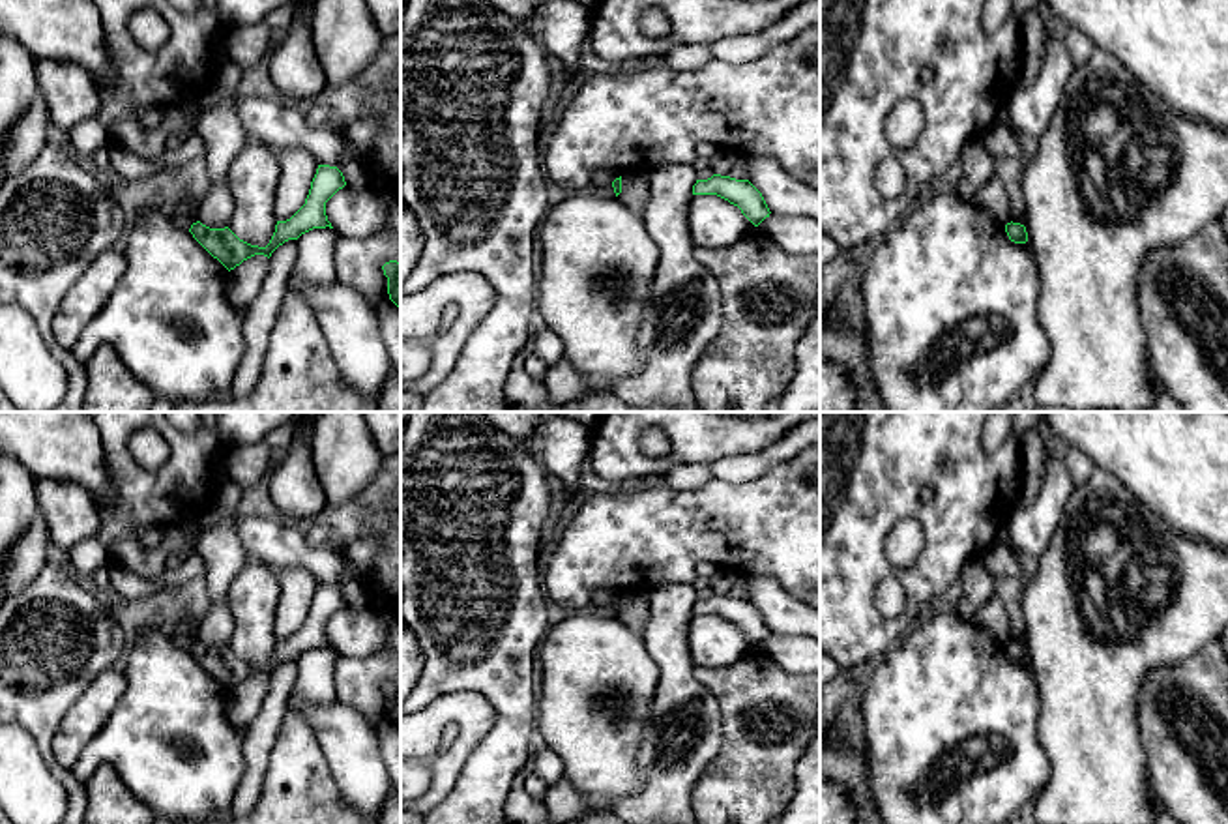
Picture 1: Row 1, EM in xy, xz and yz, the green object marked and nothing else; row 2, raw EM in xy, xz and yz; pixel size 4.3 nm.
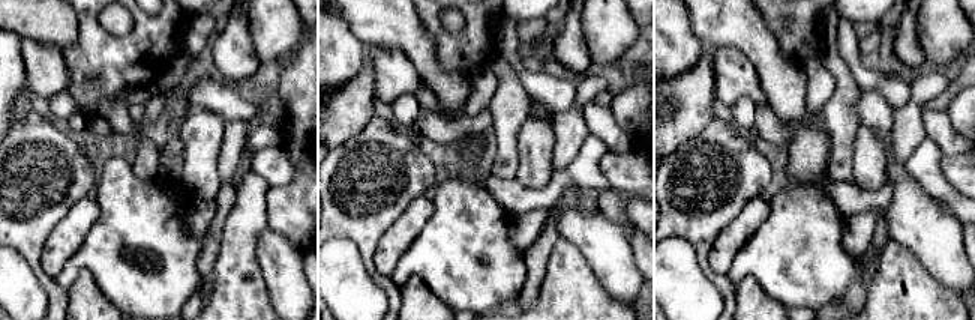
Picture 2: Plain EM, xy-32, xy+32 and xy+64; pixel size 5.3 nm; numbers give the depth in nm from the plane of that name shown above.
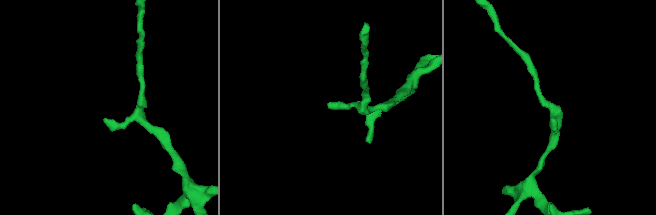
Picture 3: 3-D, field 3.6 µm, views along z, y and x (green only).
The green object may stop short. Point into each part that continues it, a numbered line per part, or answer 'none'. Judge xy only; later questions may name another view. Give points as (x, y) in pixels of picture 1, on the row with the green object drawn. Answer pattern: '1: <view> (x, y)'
none

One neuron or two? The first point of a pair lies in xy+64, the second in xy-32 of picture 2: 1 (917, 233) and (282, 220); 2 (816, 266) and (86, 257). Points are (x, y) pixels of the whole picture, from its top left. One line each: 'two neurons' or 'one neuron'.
1: two neurons
2: one neuron

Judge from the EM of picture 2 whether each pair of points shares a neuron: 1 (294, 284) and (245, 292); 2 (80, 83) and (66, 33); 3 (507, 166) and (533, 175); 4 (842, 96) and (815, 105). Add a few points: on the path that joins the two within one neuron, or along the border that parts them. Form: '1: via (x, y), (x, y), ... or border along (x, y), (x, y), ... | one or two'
1: border along (255, 256), (272, 304) | two
2: border along (77, 15), (77, 38), (60, 48) | two
3: border along (518, 134), (518, 169), (515, 178) | two
4: border along (827, 66), (834, 78), (836, 90), (819, 111) | two

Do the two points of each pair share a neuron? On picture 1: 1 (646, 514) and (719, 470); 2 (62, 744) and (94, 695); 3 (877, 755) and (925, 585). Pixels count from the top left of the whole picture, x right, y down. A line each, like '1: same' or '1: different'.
1: different
2: same
3: different

